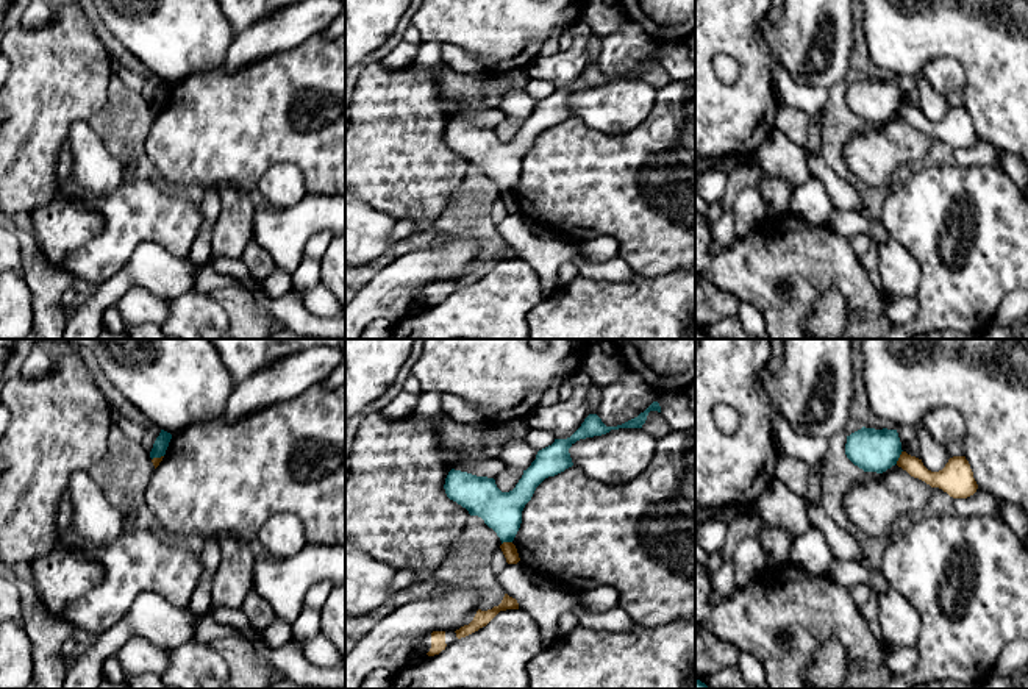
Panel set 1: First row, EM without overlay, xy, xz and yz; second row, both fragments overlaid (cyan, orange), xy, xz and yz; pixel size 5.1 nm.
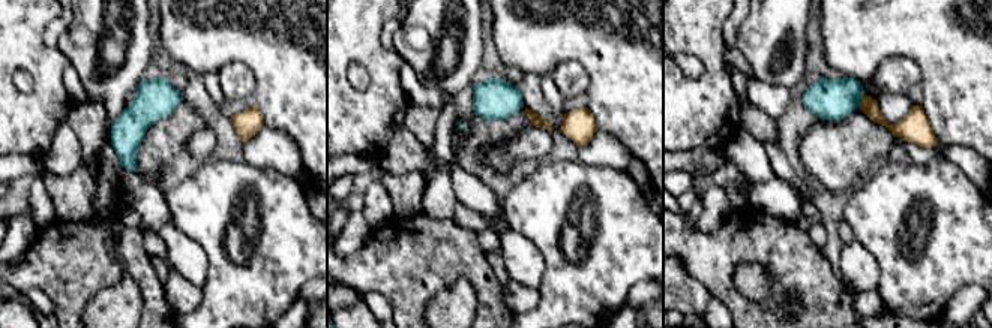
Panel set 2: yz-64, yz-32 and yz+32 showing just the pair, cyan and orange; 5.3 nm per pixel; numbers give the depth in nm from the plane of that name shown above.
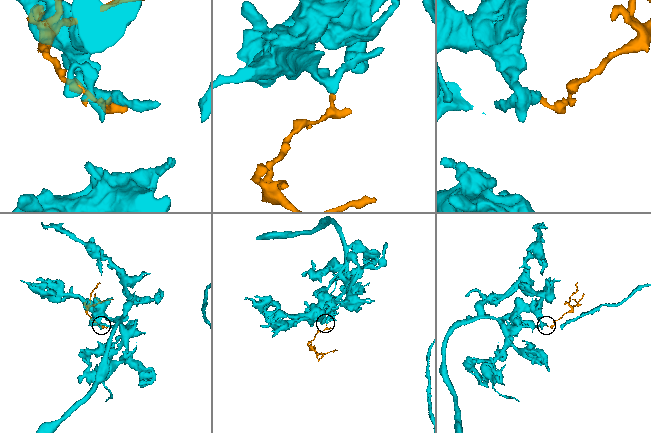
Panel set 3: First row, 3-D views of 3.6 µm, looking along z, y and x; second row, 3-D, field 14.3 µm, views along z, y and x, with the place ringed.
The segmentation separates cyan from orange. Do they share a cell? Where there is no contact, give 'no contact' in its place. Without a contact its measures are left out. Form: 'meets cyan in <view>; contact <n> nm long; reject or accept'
meets cyan in yz; contact 80 nm long; reject

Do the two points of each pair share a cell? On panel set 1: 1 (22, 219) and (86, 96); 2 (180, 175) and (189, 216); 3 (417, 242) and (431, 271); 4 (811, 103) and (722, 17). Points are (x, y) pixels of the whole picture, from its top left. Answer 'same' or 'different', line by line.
1: same
2: different
3: different
4: different

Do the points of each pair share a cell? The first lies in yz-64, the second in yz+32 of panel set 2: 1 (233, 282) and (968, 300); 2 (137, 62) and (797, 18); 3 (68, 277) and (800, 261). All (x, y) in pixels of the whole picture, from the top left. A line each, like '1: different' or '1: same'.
1: different
2: same
3: same

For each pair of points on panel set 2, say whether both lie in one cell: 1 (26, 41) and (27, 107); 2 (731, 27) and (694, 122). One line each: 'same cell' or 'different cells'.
1: same cell
2: different cells

